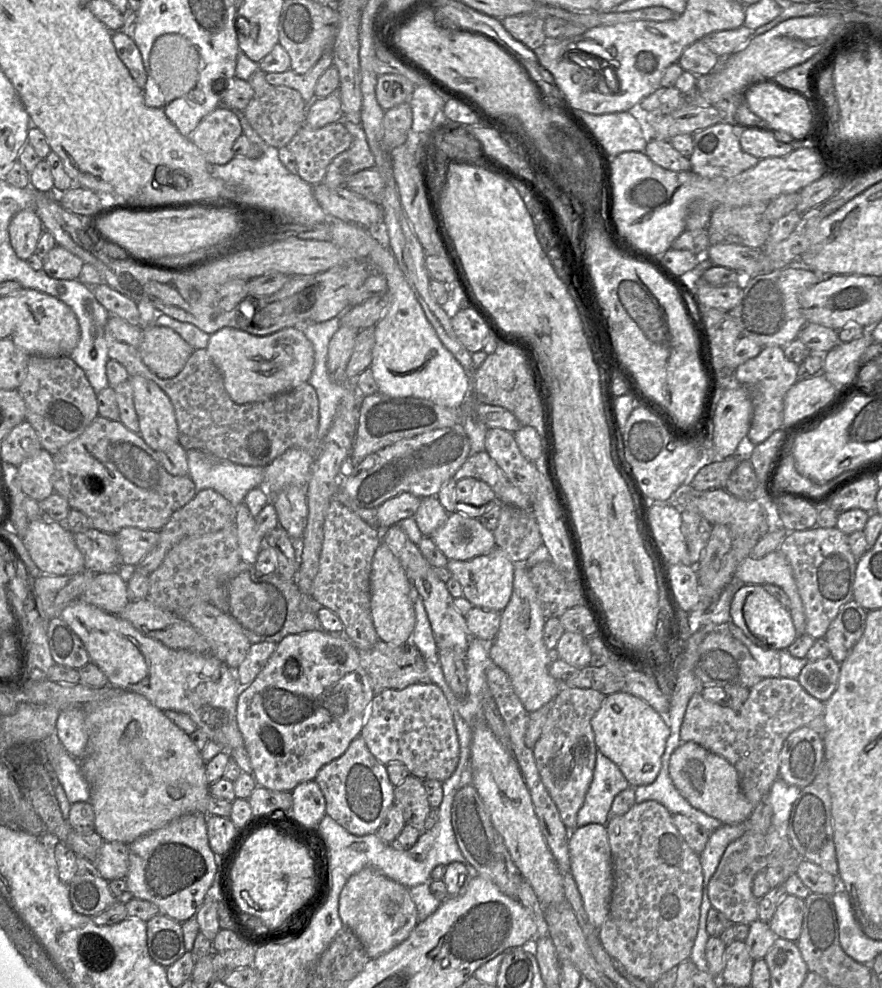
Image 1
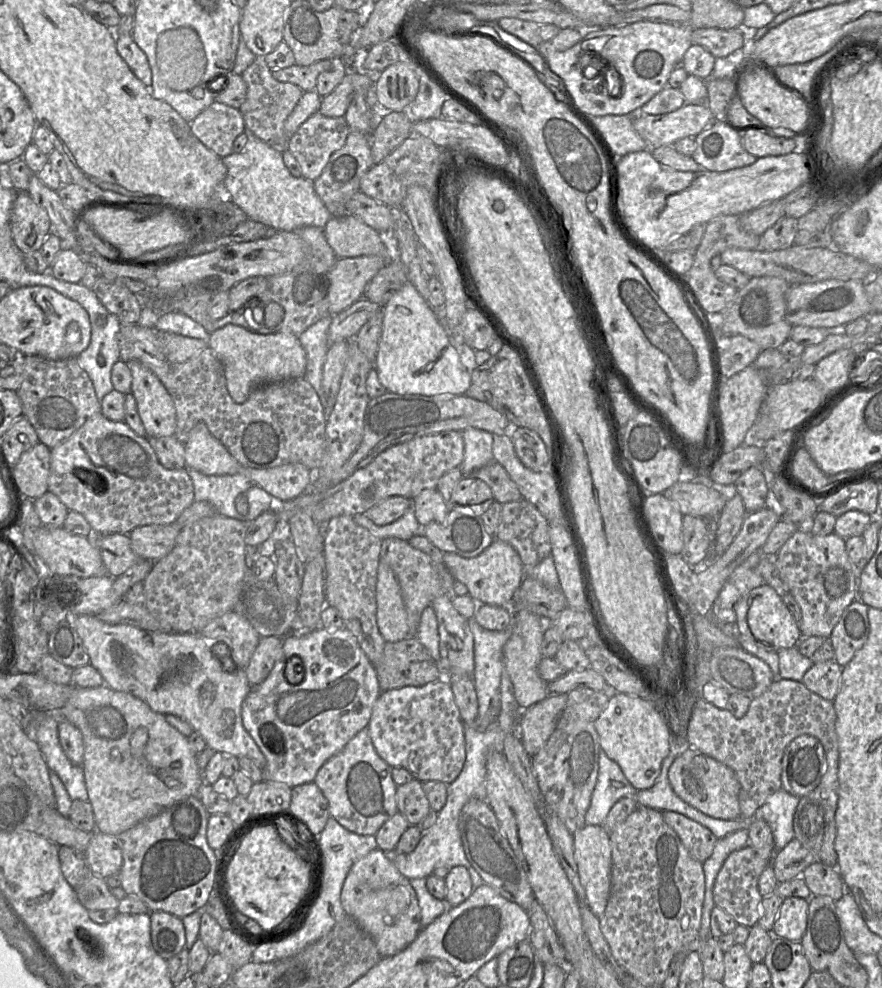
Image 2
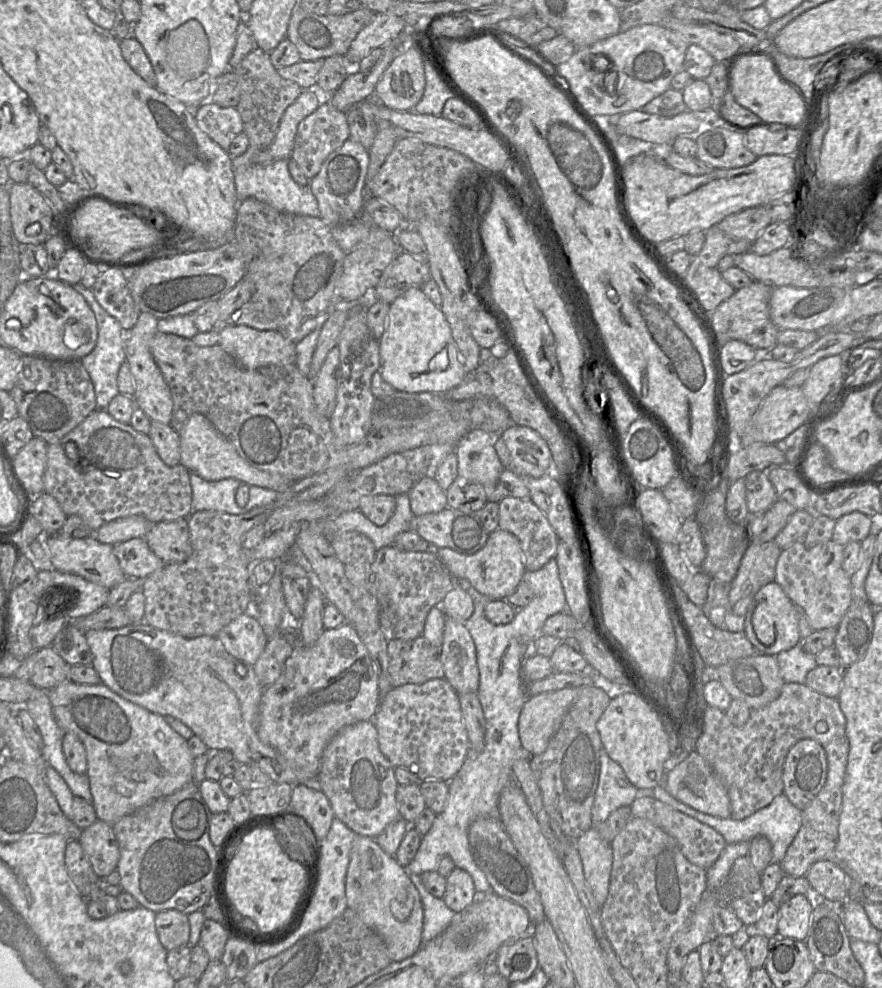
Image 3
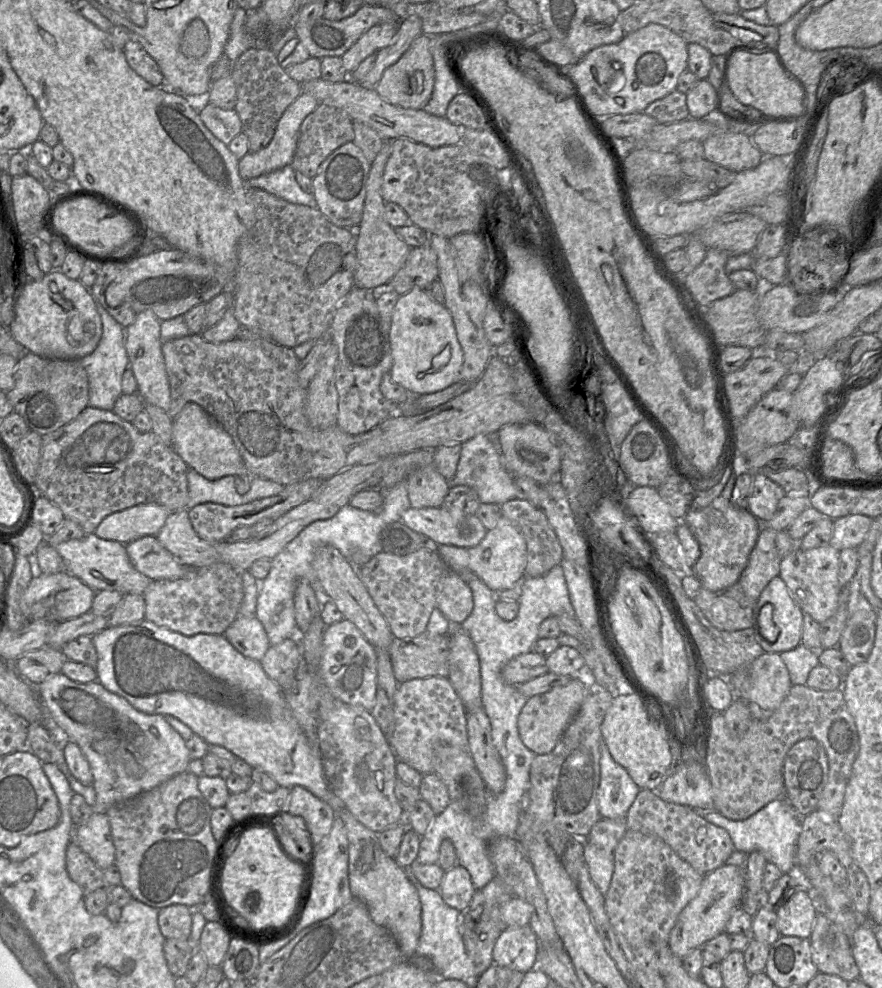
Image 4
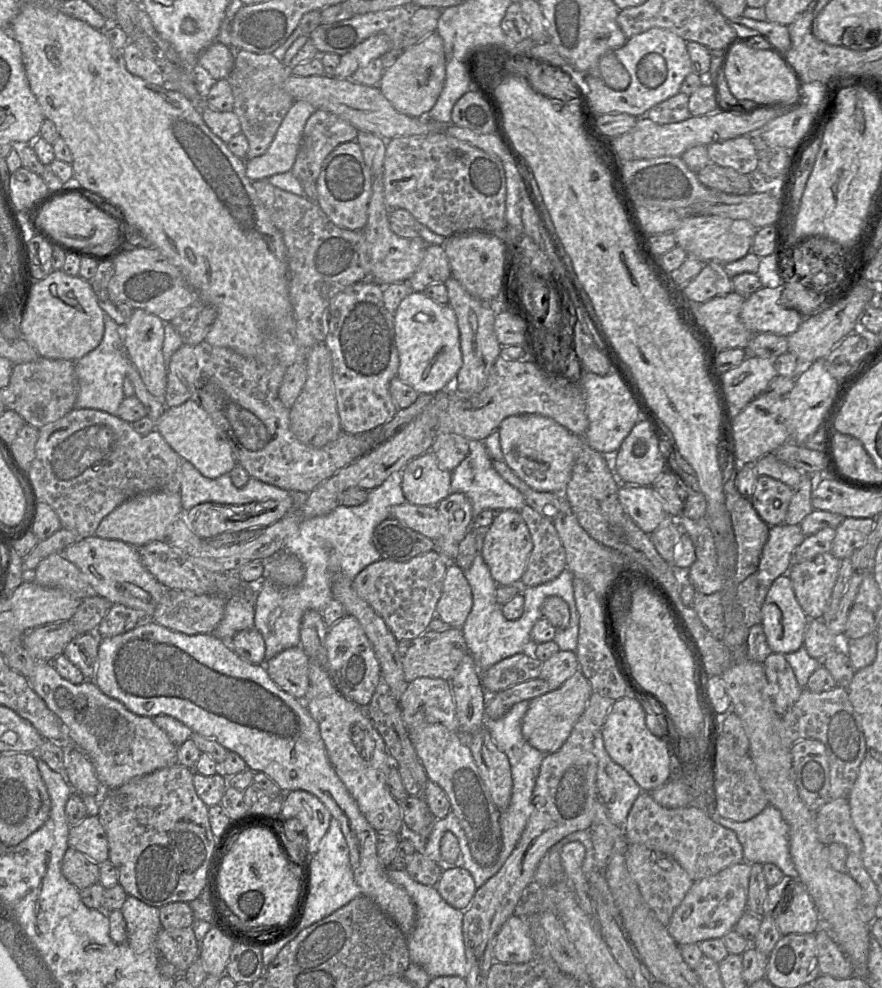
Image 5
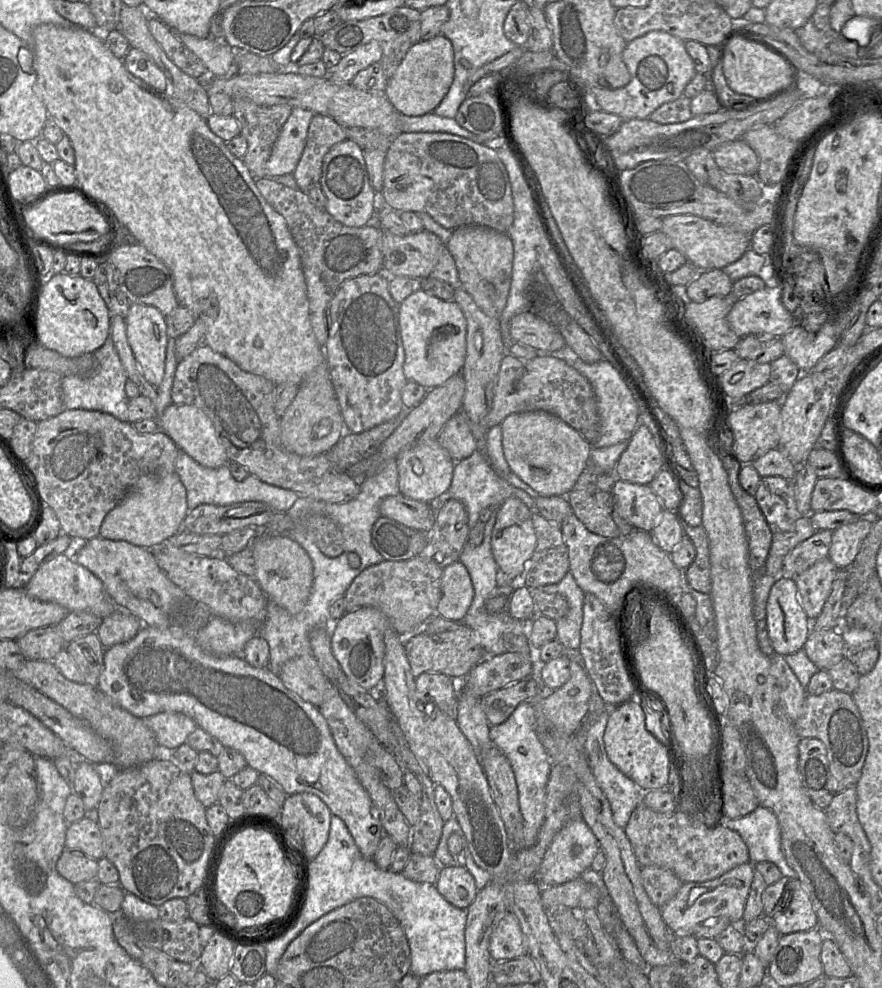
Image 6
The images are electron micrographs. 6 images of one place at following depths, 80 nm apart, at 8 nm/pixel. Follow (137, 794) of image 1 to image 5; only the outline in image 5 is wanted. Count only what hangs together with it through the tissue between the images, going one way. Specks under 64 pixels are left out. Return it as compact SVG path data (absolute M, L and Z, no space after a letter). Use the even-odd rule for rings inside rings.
M38 662L29 677L26 677L38 696L67 727L69 742L79 748L90 759L103 789L115 789L131 780L150 774L177 763L177 746L160 729L152 718L139 716L127 709L121 702L104 694L95 681L73 684L64 679L52 662Z

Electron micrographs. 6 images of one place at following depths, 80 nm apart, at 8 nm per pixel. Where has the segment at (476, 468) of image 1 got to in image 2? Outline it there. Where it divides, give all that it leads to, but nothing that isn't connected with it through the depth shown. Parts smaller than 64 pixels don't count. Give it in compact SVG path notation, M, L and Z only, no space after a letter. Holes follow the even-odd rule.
M496 461L476 470L470 476L485 482L491 489L495 501L504 504L522 499L516 483Z

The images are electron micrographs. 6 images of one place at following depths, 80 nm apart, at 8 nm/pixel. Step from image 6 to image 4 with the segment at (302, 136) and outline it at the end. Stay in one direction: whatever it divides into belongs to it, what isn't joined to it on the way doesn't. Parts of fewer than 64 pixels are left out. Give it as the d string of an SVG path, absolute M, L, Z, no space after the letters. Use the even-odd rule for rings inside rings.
M301 93L284 111L278 121L275 134L270 143L258 152L249 152L239 160L239 175L244 181L276 171L292 163L296 152L300 126L304 119L319 105L319 101L310 94Z

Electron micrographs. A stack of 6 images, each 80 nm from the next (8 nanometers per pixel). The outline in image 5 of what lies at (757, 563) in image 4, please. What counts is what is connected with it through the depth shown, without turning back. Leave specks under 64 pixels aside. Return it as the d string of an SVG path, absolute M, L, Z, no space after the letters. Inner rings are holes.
M799 524L770 527L756 572L760 585L770 587L775 579L788 573L792 555L805 538Z

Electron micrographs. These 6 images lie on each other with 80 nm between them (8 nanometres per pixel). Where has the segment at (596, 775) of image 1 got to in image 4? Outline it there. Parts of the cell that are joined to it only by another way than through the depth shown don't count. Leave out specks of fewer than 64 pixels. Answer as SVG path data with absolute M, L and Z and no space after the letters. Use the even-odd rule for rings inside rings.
M600 744L600 783L597 803L603 819L626 817L641 789L628 772L614 761L606 744Z

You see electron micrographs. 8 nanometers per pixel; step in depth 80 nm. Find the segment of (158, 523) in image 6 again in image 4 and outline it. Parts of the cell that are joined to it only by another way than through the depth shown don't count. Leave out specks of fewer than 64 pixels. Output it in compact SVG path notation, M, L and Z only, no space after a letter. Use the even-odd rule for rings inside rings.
M155 503L136 505L104 518L94 534L127 545L144 536L156 536L170 514Z

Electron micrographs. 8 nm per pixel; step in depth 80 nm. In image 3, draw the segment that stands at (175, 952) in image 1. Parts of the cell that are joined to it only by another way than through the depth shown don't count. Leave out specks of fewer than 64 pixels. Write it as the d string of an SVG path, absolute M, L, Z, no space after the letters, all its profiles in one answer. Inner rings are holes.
M172 909L160 911L155 916L155 928L167 951L188 944L190 925L187 914Z

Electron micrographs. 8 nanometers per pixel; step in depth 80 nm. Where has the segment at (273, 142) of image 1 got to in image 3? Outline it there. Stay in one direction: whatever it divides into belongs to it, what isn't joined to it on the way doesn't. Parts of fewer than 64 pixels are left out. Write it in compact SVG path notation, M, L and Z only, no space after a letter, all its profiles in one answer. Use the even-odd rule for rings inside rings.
M255 47L233 69L240 89L240 101L235 108L240 114L243 132L246 133L254 152L260 152L272 144L284 112L303 91L297 83L278 74L269 55L270 52Z

